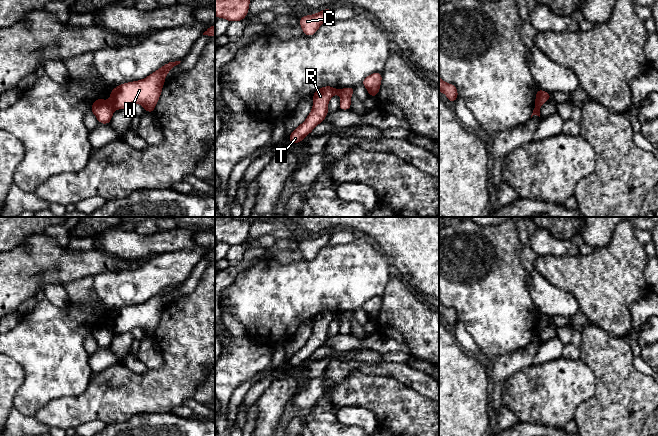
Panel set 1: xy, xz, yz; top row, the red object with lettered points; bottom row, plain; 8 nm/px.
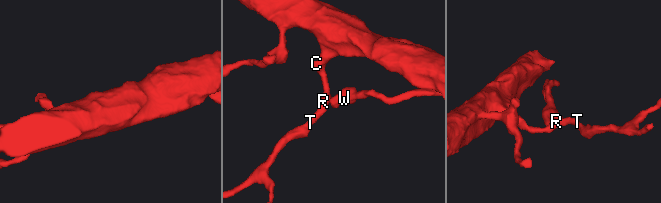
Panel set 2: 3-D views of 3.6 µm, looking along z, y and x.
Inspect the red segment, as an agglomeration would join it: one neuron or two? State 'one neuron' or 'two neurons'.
two neurons

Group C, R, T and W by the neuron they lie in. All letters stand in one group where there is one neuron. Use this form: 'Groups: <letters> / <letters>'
Groups: C R T / W

